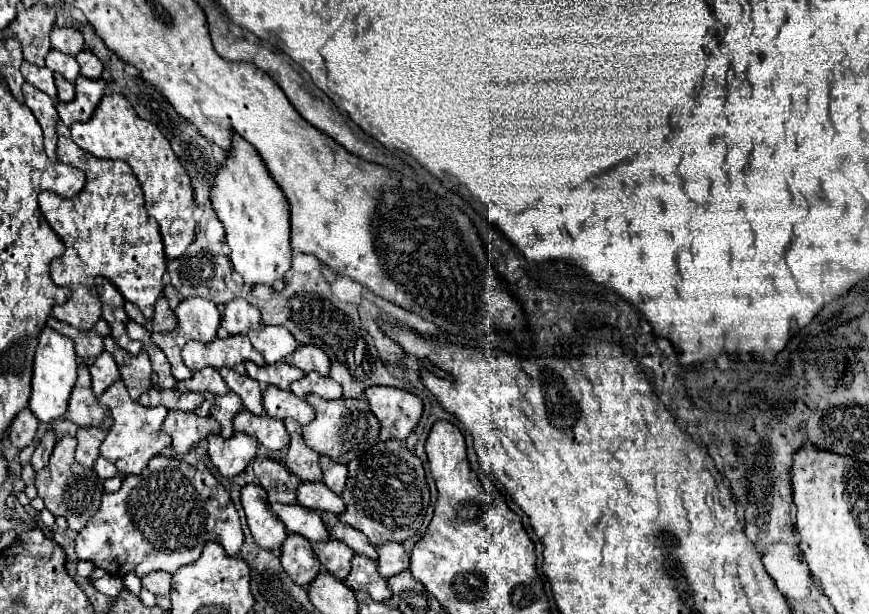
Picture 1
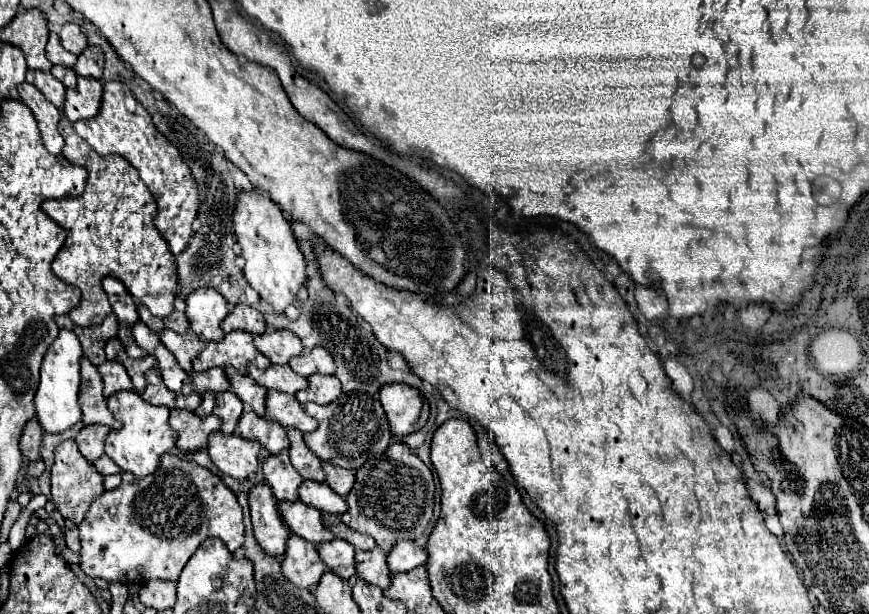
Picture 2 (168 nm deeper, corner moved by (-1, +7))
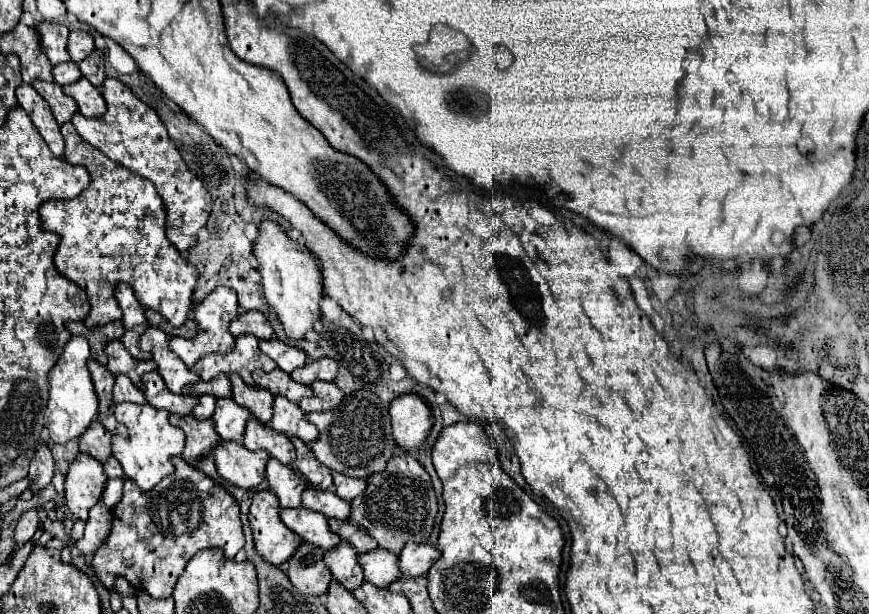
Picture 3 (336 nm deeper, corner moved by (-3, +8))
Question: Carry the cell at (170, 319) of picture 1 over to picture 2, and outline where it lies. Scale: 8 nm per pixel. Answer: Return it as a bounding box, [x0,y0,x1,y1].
[163,311,189,333]

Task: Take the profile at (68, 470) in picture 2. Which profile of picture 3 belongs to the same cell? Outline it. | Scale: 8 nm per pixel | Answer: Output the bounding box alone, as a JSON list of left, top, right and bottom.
[65,454,107,520]

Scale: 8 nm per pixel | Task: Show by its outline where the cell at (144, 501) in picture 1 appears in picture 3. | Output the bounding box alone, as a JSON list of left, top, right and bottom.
[91,456,245,598]

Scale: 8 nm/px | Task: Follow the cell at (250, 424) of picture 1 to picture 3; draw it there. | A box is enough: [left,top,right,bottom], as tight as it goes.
[243,418,295,464]

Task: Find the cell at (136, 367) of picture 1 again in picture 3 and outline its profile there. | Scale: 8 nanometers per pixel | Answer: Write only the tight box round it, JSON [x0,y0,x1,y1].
[105,340,155,390]

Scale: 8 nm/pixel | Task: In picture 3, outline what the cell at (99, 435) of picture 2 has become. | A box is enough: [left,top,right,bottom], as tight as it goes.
[79,420,111,462]

